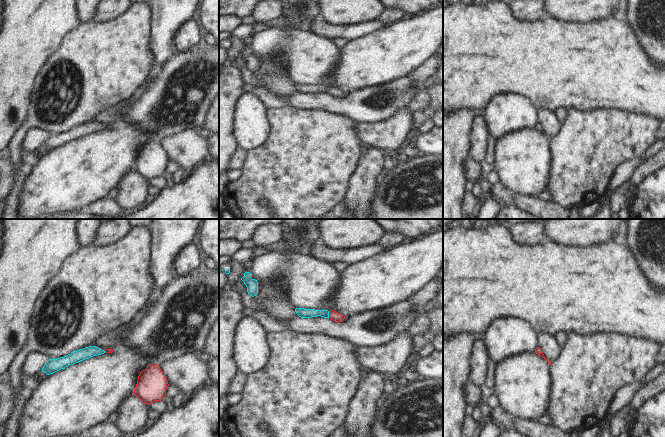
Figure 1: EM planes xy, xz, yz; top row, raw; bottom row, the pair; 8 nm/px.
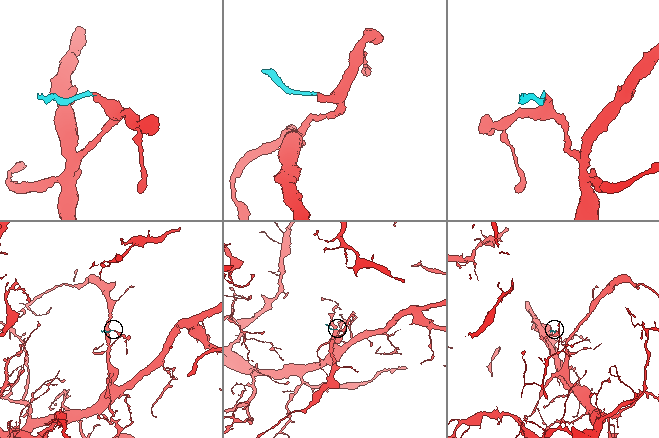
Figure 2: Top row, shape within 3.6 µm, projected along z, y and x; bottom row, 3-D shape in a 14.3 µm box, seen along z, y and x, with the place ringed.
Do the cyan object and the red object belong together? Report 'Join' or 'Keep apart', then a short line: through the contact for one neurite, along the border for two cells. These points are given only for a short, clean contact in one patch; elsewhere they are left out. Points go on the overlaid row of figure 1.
Join. Line: xz (301, 312), (328, 314), (333, 315).

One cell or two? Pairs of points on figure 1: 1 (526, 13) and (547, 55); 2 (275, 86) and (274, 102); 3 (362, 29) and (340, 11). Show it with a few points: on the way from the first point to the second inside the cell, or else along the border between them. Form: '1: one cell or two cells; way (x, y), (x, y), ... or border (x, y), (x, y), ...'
1: two cells; border (512, 10), (523, 20), (538, 21), (547, 15)
2: two cells; border (255, 86), (260, 86), (277, 97), (284, 99)
3: two cells; border (378, 18), (342, 25), (331, 23)

